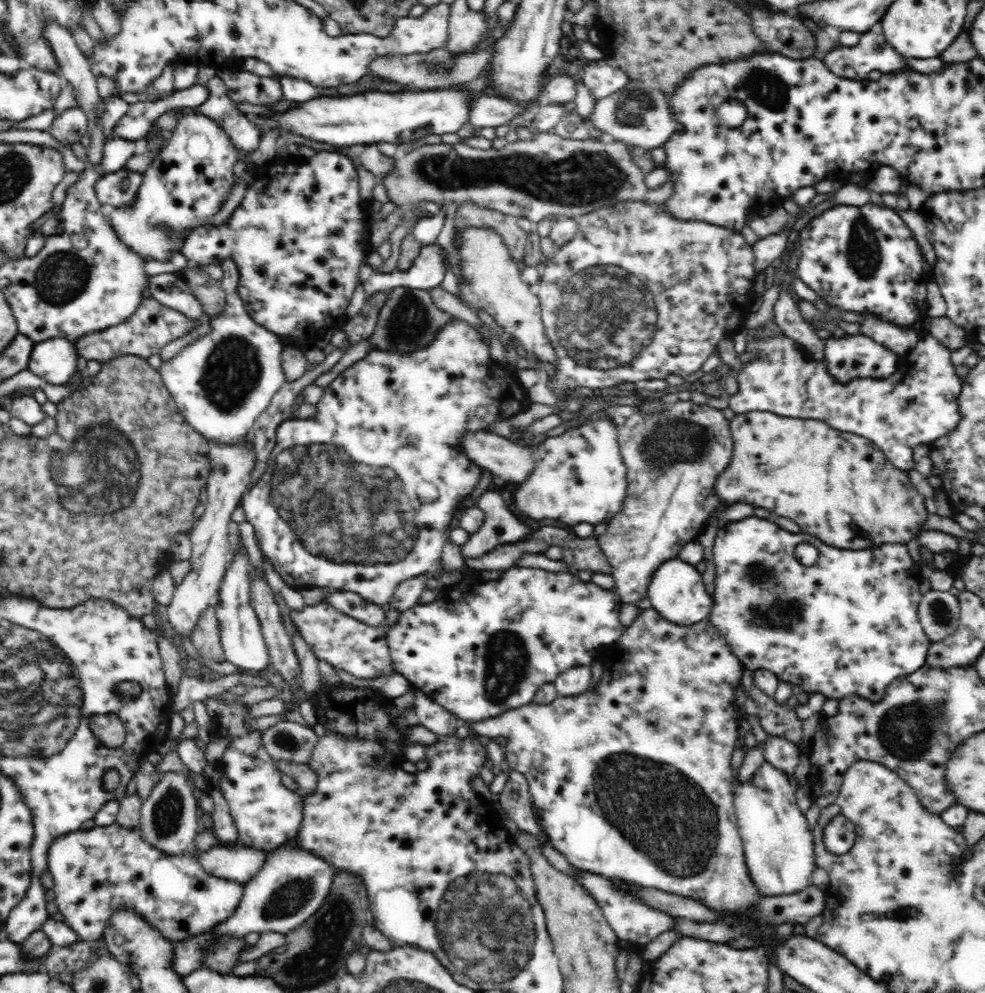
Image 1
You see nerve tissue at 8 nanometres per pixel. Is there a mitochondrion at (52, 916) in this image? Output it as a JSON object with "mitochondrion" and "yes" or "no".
{"mitochondrion":"no"}

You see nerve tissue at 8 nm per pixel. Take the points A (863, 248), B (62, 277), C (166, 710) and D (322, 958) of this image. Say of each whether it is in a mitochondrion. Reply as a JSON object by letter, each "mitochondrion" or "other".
{"A":"mitochondrion","B":"mitochondrion","C":"other","D":"mitochondrion"}

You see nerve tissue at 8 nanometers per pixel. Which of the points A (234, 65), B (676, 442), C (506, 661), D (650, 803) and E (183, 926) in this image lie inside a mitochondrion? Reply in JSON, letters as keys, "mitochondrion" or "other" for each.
{"A":"other","B":"mitochondrion","C":"mitochondrion","D":"mitochondrion","E":"other"}

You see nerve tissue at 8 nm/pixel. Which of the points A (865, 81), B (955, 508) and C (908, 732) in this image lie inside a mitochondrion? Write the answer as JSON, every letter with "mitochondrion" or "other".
{"A":"other","B":"other","C":"mitochondrion"}

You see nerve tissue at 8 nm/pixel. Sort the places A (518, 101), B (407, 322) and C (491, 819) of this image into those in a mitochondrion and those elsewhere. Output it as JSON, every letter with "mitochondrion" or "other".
{"A":"other","B":"mitochondrion","C":"other"}

